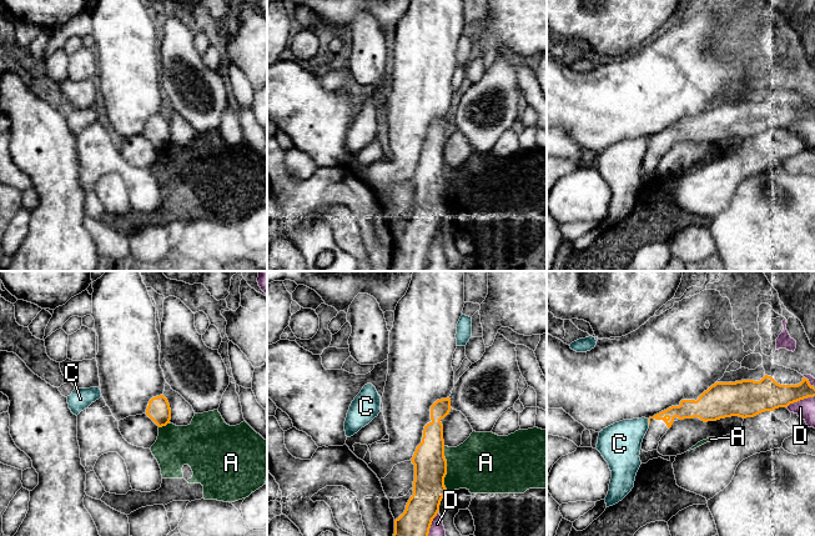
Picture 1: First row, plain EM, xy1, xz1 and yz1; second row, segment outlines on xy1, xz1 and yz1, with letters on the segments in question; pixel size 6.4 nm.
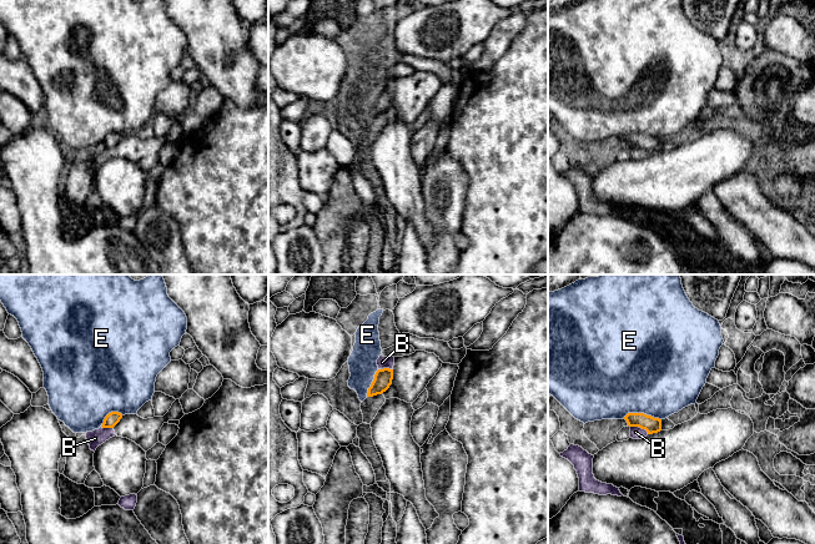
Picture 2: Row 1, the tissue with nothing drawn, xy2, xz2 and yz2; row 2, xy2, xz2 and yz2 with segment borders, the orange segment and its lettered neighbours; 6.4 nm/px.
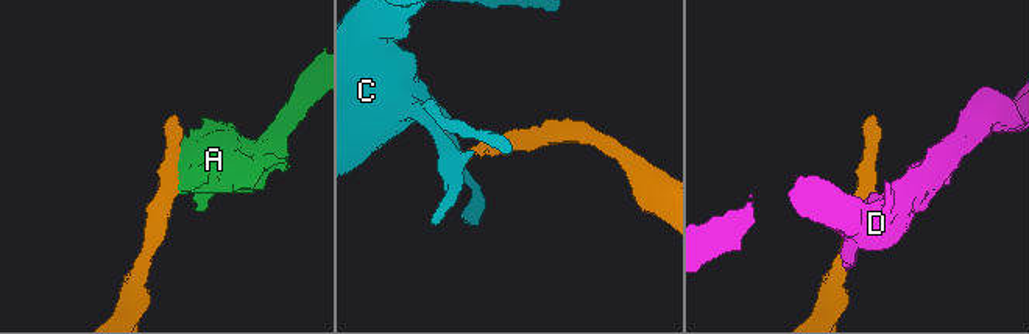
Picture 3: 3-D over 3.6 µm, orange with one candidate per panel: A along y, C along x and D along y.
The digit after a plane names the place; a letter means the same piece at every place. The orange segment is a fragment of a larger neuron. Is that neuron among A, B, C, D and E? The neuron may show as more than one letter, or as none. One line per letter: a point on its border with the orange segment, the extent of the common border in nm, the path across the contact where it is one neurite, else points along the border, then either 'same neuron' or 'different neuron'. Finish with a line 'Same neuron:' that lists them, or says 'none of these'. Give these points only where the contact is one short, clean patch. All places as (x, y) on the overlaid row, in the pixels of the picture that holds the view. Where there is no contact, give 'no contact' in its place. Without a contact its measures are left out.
A: meets orange in xz1 at (446, 469); contact 300 nm long; different neuron
B: meets orange in yz2 at (639, 427); contact 130 nm long; border along yz2 (630, 426), (638, 426), (648, 433); different neuron
C: meets orange in yz1 at (649, 421); contact 40 nm long; different neuron
D: meets orange in yz1 at (800, 399); contact 200 nm long; border along yz1 (814, 395), (794, 401), (786, 407); different neuron
E: meets orange in yz2 at (642, 413); contact 240 nm long; different neuron
Same neuron: none of these

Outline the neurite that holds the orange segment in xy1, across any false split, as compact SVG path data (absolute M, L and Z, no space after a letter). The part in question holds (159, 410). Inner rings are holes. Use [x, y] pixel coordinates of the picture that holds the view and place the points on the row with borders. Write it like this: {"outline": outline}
{"outline": "M163 395L152 397L149 401L146 415L159 426L166 426L171 420L171 409Z"}

